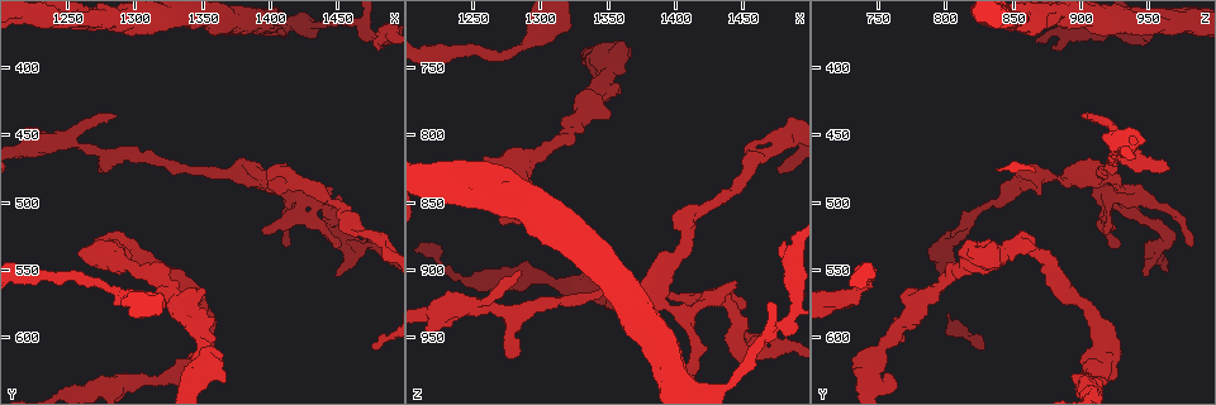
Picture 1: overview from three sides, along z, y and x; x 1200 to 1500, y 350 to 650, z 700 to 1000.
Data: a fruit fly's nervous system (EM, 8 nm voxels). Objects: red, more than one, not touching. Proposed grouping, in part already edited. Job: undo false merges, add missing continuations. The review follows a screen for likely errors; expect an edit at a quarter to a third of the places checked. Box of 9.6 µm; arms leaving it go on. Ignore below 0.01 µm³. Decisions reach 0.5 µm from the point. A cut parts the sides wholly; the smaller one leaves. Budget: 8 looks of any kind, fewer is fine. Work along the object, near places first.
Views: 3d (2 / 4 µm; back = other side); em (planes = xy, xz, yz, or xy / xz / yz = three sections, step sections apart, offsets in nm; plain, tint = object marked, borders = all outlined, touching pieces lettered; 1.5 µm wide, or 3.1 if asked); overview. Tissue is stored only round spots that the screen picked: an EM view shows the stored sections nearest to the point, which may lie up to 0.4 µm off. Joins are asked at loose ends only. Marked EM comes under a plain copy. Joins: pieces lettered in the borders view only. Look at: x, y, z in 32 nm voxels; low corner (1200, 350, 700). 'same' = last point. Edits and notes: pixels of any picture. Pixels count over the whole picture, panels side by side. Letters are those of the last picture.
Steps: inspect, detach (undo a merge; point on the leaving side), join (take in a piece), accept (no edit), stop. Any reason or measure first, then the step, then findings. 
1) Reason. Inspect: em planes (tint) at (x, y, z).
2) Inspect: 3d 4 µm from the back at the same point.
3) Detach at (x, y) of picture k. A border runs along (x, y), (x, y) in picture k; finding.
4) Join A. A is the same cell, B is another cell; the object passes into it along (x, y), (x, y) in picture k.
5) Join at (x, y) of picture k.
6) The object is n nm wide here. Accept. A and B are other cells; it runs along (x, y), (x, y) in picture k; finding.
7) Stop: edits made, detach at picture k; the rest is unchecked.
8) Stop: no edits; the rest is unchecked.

Free end. Inspect: em yz step 8 (borders) at (1454, 500, 940).

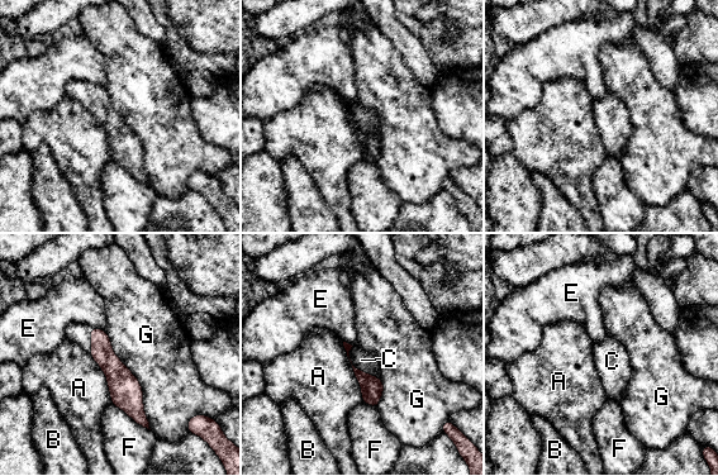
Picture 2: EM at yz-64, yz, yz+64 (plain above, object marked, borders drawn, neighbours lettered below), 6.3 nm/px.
Inspect: em planes (borders) at the same point.

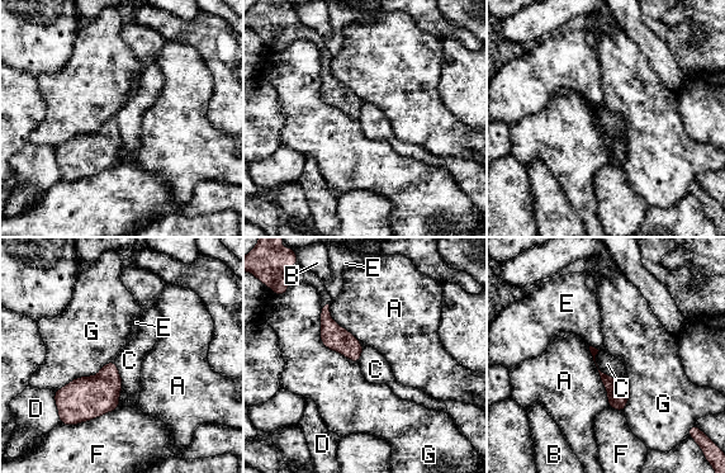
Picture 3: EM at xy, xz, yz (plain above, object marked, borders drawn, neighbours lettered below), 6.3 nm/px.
Accept. A, B, C, D, E, F and G are other cells; a border runs along (598, 350), (597, 367), (626, 383) in picture 3; no lettered piece goes on from it.

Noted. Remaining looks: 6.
Inspect: em xy step 4 (borders) at (1476, 606, 828).

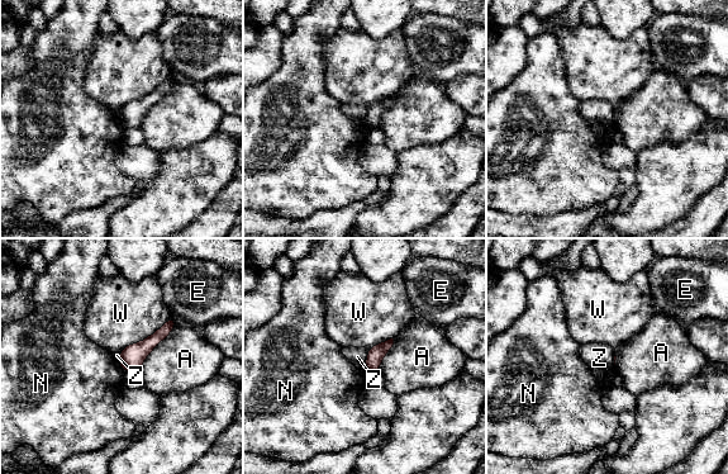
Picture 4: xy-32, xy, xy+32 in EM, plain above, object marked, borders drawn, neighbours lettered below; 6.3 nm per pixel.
Cut it another way. Inspect: em planes (borders) at the same point.

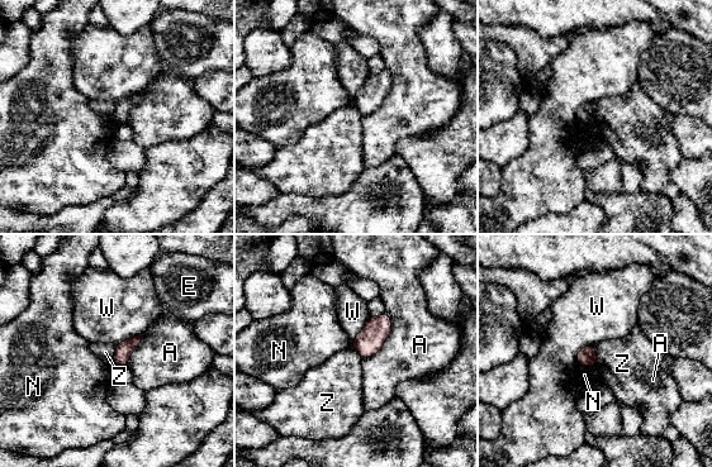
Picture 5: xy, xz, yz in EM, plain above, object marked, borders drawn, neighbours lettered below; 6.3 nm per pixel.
Accept. A, E, N, W and Z are other cells; a border runs along (117, 344), (114, 354), (115, 366) in picture 5; none of them fits.

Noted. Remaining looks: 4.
Free end. Inspect: 3d 4 µm at (1482, 386, 880).

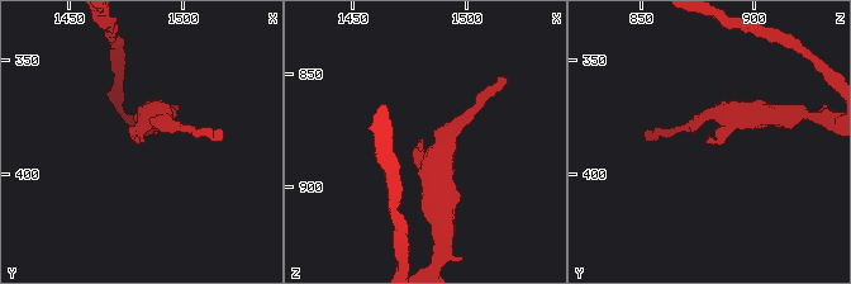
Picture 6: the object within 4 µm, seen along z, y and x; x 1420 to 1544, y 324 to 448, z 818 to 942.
Need the tissue. Inspect: em planes (borders) at (1482, 386, 879).

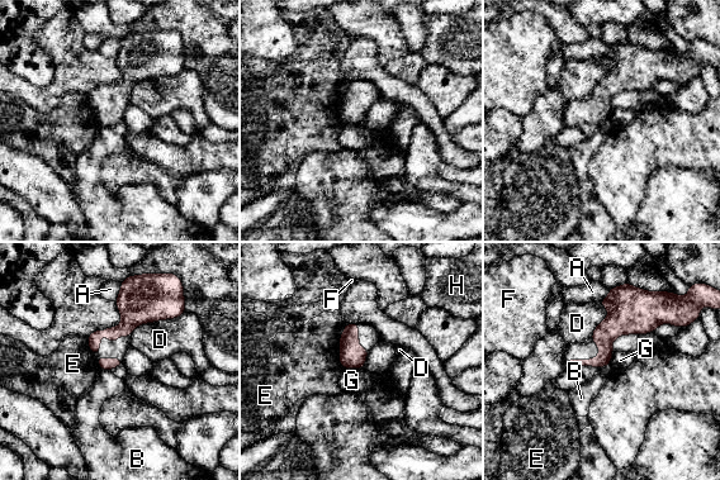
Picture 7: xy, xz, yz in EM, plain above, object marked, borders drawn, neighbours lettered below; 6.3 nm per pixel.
Accept. A, B, D, E, F, G and H are other cells; no lettered piece goes on from it.

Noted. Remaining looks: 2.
Stop: no edits; the rest is unchecked.

